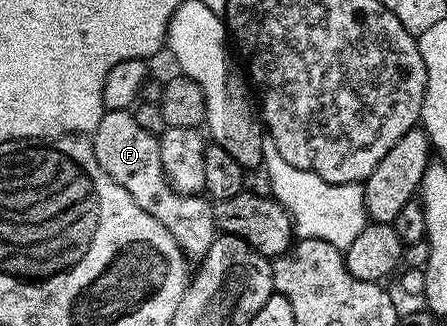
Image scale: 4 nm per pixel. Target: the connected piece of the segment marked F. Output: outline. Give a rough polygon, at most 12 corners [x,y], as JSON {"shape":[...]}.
{"shape":[[111,110],[91,134],[95,159],[185,260],[219,230],[204,196],[176,193],[157,137]]}

